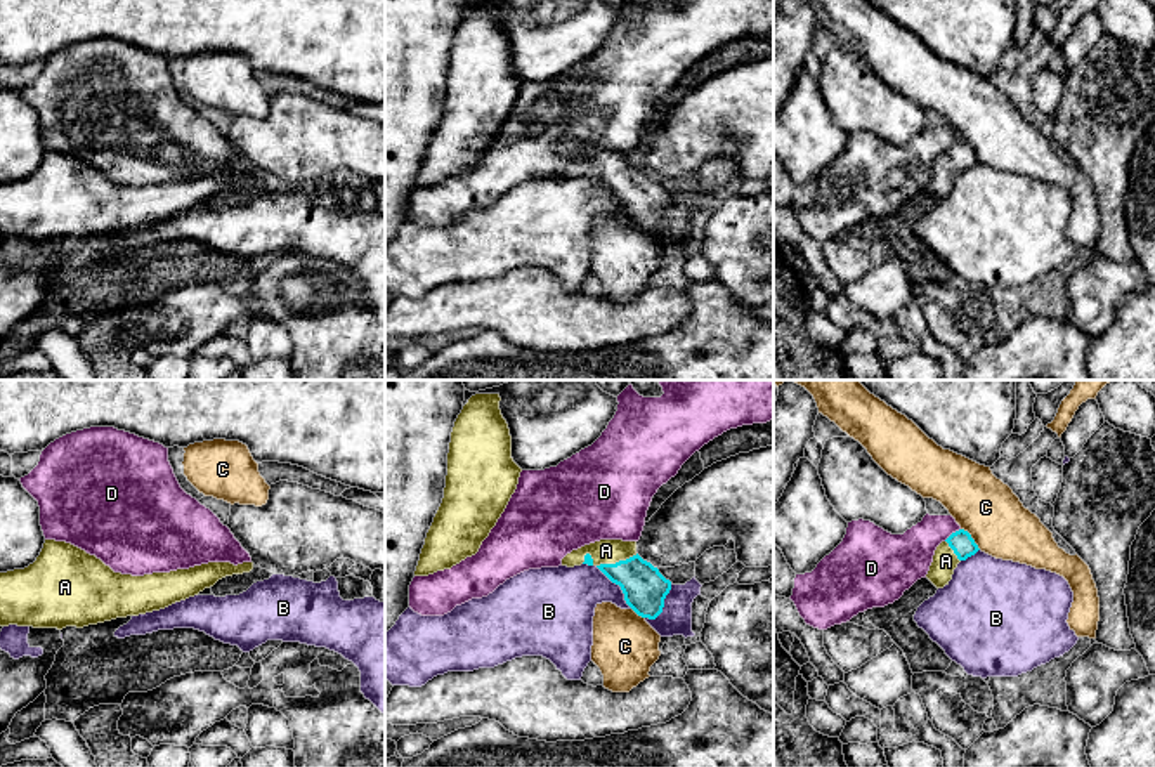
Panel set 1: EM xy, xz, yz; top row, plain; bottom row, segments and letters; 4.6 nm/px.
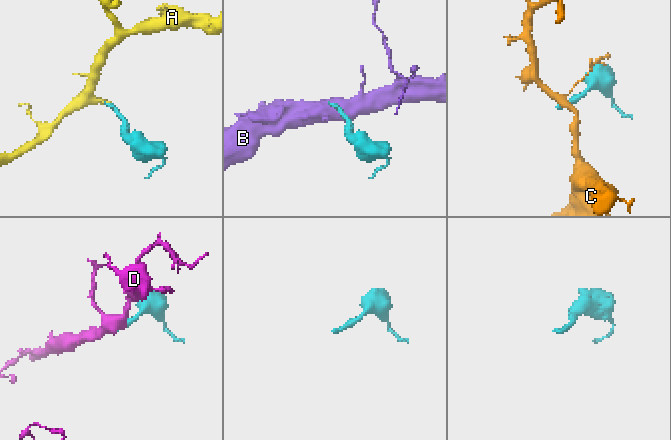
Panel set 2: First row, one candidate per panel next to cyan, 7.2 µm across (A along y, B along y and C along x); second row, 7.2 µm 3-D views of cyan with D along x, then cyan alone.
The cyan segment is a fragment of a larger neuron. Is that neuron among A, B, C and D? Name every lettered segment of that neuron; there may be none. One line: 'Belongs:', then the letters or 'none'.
Belongs: A

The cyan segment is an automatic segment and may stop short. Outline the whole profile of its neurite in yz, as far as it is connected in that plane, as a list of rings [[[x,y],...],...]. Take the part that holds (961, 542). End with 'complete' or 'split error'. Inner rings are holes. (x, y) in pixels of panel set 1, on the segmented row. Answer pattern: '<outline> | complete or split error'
[[[959,529],[952,533],[945,541],[936,547],[926,578],[936,588],[943,588],[952,580],[957,564],[975,555],[978,550],[978,545],[968,531]]] | split error

